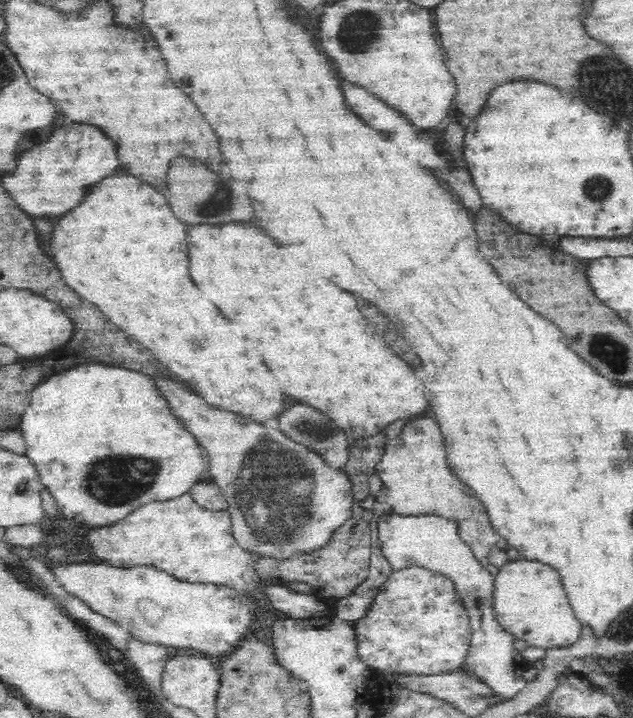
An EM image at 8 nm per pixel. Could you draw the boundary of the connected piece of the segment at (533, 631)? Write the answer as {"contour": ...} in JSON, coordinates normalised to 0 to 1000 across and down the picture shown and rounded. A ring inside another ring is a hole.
{"contour":[[[821,777],[788,791],[780,804],[779,844],[784,865],[836,900],[861,904],[900,900],[913,891],[921,873],[894,838],[882,799],[869,788],[847,781]]]}

